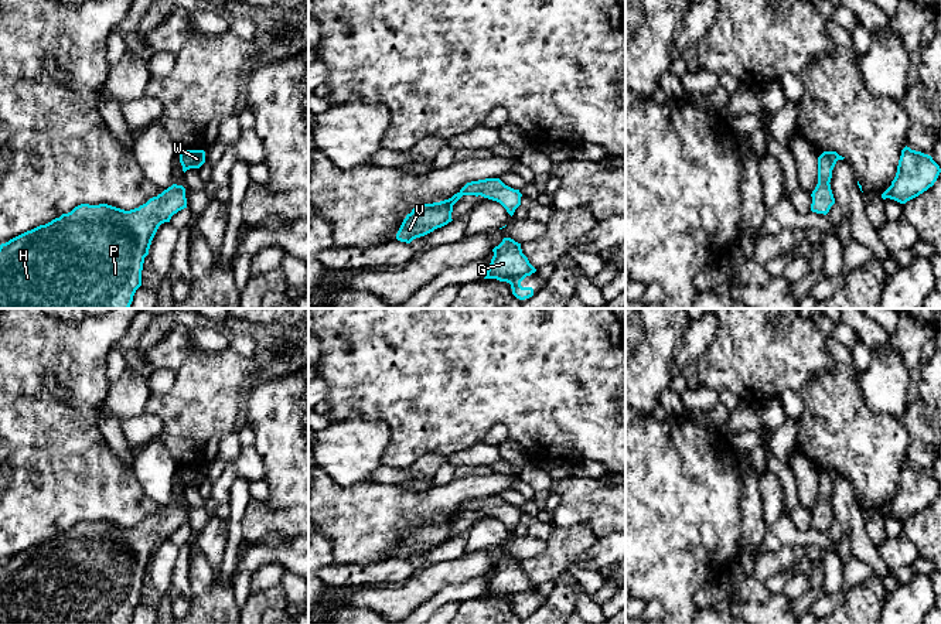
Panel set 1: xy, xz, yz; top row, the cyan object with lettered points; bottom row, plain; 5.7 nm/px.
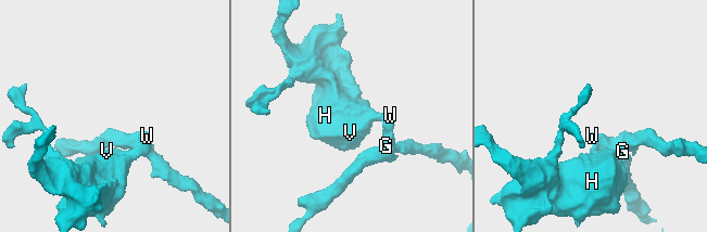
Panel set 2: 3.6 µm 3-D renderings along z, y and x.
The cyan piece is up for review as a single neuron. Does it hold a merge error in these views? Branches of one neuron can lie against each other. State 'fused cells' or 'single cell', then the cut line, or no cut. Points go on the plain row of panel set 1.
single cell | no cut

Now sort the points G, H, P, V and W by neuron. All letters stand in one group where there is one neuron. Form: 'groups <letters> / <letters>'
groups G H P V W

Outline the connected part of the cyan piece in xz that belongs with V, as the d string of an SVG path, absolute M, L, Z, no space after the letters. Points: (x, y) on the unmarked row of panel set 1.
M485 495L467 499L457 511L449 516L433 521L420 521L413 525L412 529L408 531L403 536L396 550L396 556L410 560L413 556L425 553L434 546L447 542L453 538L453 522L463 512L481 512L484 515L497 518L507 526L511 533L521 522L522 514L519 507L514 507L505 502L500 495Z

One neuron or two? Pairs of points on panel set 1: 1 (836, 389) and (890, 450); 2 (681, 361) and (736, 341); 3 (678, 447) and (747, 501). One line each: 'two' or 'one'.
1: one
2: two
3: two

